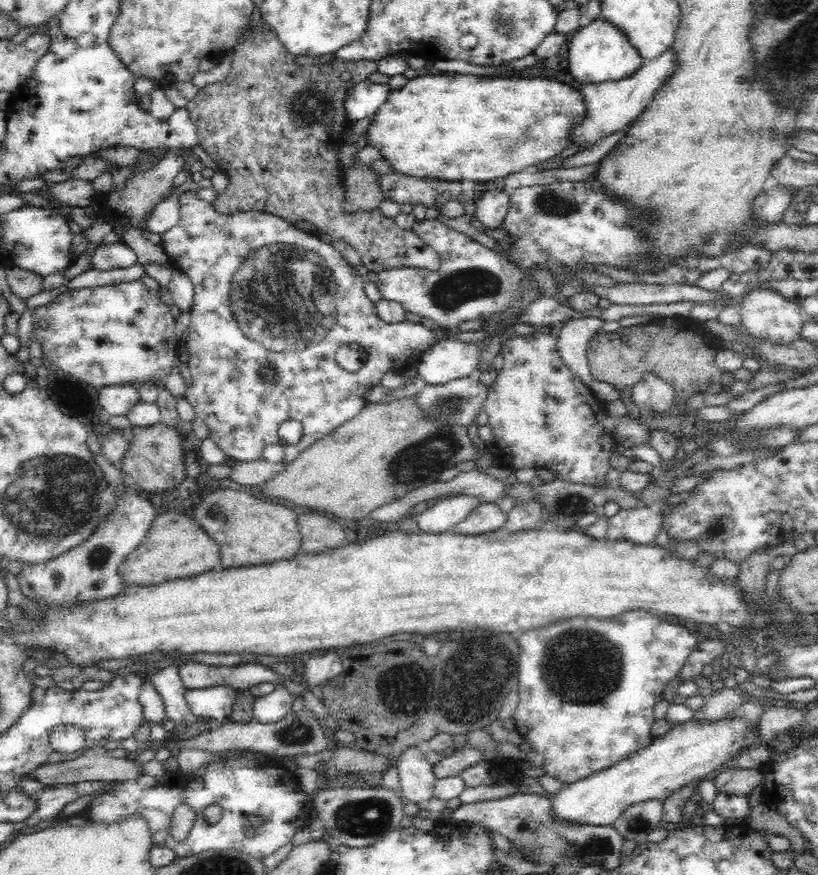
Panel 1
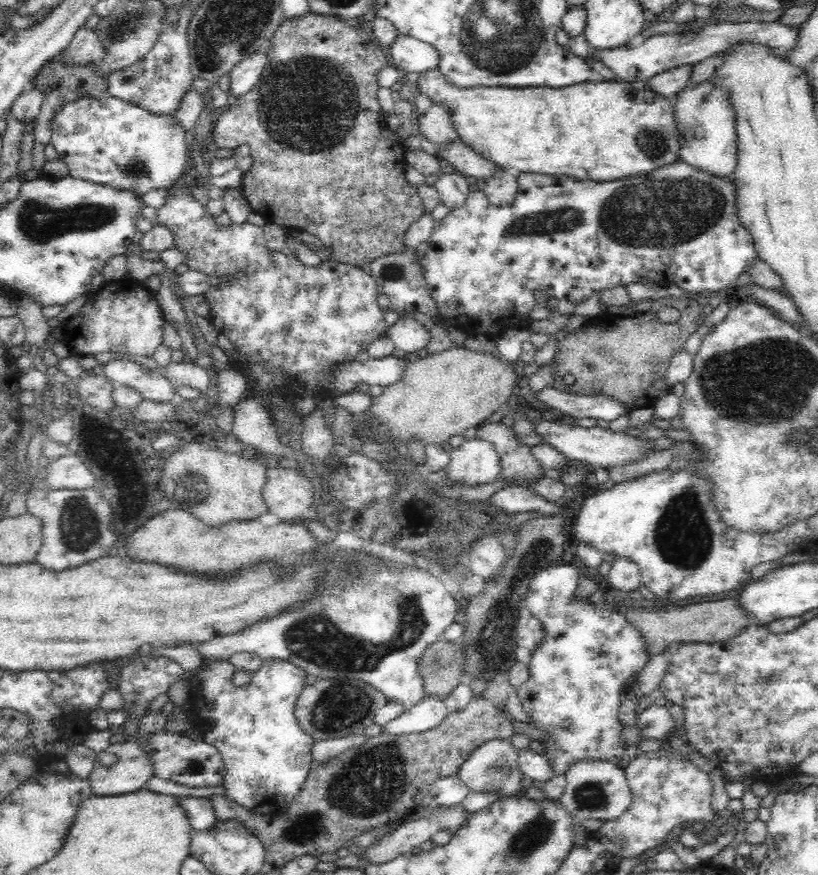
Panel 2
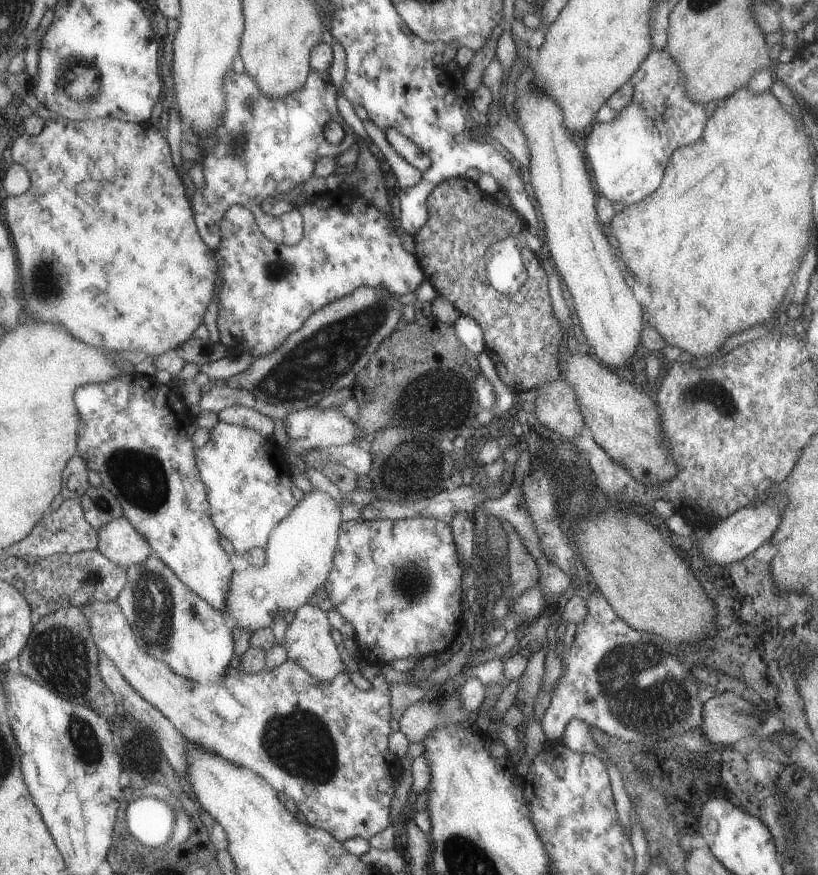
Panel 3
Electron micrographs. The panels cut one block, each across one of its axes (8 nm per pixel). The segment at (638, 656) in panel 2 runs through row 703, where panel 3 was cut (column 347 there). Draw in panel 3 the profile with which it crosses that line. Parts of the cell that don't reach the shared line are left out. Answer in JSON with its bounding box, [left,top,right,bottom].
[325,516,461,664]

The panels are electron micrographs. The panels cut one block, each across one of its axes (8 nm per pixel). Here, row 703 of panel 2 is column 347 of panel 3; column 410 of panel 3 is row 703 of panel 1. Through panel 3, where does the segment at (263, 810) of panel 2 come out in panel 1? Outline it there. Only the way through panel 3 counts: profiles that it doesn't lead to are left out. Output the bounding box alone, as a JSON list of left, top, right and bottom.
[253,685,294,724]

